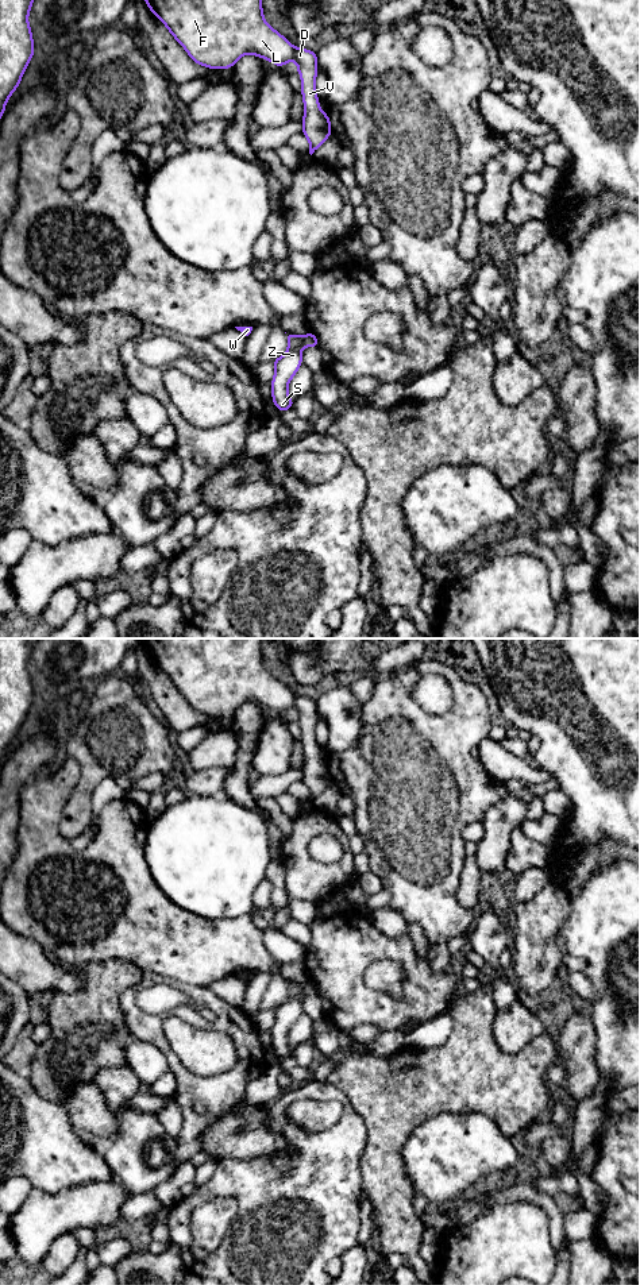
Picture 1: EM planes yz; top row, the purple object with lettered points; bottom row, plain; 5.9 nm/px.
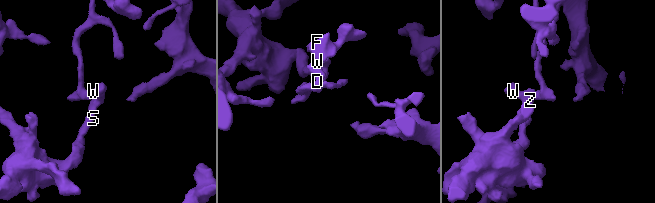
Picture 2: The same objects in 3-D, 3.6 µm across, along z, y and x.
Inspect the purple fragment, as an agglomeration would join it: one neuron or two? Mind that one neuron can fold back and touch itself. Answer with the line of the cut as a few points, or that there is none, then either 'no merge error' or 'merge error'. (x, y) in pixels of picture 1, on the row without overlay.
yz (304, 984), (305, 994) | merge error

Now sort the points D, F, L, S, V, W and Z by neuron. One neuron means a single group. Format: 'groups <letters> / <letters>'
groups D F L V / S W Z

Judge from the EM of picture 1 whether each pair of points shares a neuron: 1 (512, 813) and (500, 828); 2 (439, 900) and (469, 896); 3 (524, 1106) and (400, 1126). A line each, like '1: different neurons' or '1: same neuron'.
1: same neuron
2: different neurons
3: same neuron

